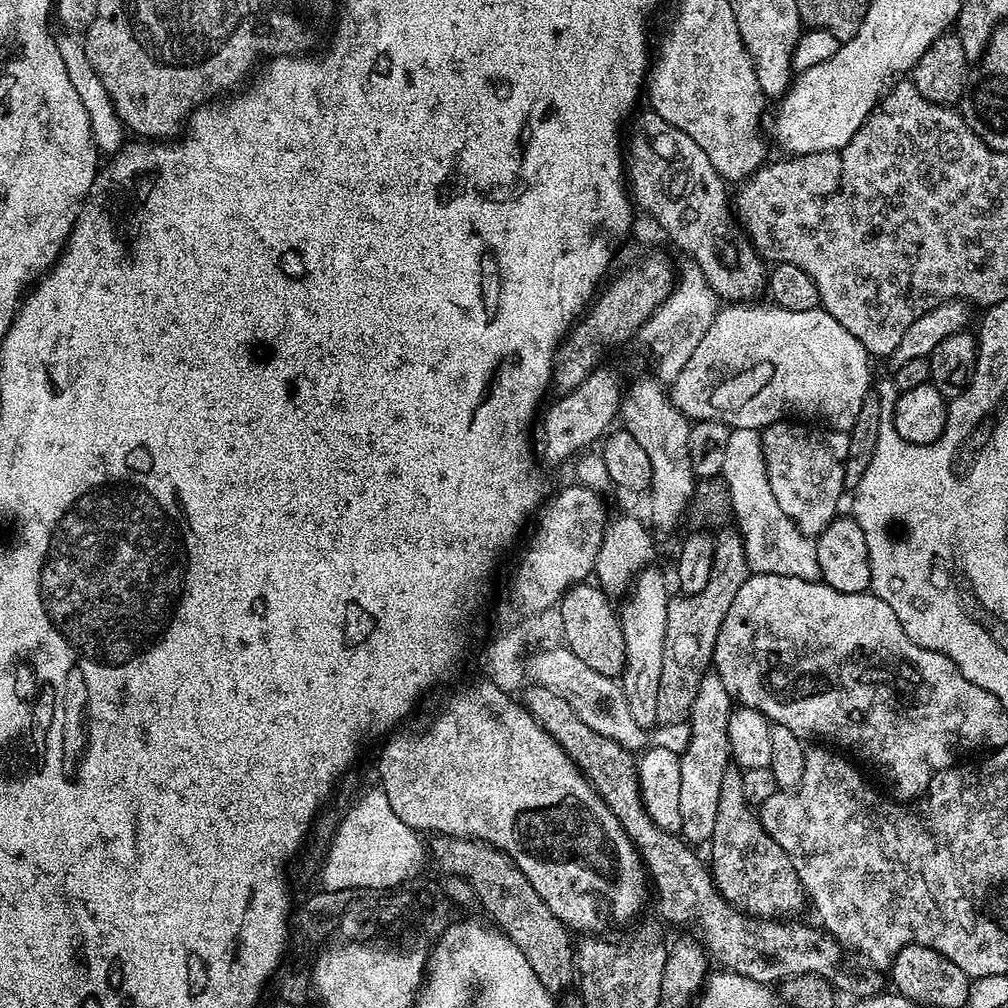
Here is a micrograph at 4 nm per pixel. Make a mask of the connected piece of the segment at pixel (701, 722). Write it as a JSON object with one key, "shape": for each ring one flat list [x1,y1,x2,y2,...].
{"shape":[[707,672,701,678,696,696,692,702,688,725,690,738,686,748,681,751,681,795,679,807,682,817,681,837,692,846,709,843,714,832,717,818,718,798,721,797,722,777,731,765,729,750,729,714,734,702,728,691,722,686,721,679,714,672]]}

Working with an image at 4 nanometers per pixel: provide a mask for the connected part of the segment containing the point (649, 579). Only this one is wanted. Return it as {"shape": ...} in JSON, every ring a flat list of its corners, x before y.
{"shape":[[649,566,635,577,630,591,624,598,624,605,619,605,618,608,618,617,626,654,624,670,618,681,624,689,631,717,638,722,638,726,648,730,657,723,655,714,658,681,661,679,662,644,665,641,666,612,670,591,668,592,668,584,664,581,663,574,656,569,656,566]]}

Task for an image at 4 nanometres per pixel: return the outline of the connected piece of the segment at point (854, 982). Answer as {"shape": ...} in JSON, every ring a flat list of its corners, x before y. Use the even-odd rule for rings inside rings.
{"shape":[[542,685,528,686,522,705,580,767,580,773,591,782,602,802,610,806,614,818,618,818,622,830,626,830,636,845,654,900,656,896,659,919,665,925,692,923,700,931,699,939,709,957,715,963,717,960,721,969,769,986,775,985,775,980,783,982,793,976,814,974,827,980,837,993,849,992,852,998,875,996,885,987,885,977,883,980,879,971,855,972,844,961,845,949,823,927,807,928,804,924,792,924,796,922,785,922,780,918,735,916,732,906,716,891,705,861,703,864,698,857,692,856,693,849,679,835,662,831,650,814,646,814,646,806,640,797,640,783,636,778,637,761,631,751,590,729,566,700]]}

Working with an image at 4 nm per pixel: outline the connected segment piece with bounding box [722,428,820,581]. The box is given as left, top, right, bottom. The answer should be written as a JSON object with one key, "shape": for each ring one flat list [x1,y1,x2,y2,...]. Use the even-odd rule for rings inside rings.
{"shape":[[754,428,731,429,726,442,722,478,730,490,732,520,745,546,746,562,753,573,782,574,786,578,820,580,815,539,804,536,782,514,774,490,766,478,764,455,760,449,760,432]]}

